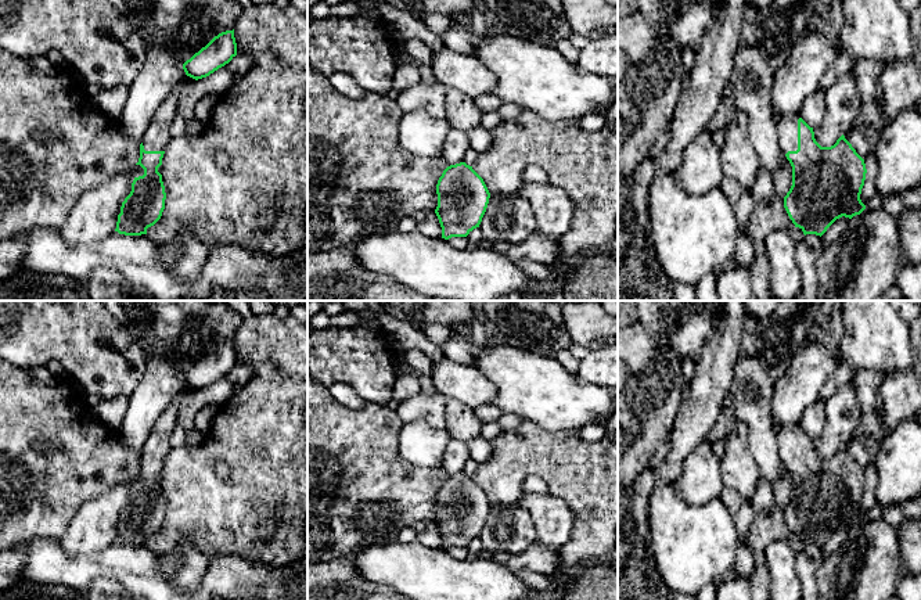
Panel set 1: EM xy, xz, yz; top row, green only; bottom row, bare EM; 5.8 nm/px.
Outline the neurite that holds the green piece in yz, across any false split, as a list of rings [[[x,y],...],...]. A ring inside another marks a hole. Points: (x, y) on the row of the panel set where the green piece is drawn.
[[[796,112],[783,115],[777,121],[777,134],[781,151],[792,166],[792,186],[784,197],[784,208],[803,234],[823,236],[839,218],[852,219],[860,215],[866,205],[860,200],[866,180],[864,159],[842,134],[831,147],[821,147],[810,127]]]

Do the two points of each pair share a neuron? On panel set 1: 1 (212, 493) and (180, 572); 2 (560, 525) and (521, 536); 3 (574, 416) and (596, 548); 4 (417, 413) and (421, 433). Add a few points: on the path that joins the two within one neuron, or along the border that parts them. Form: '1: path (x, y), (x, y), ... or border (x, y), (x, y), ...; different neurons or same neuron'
1: border (164, 548), (190, 538), (207, 554); different neurons
2: border (517, 505), (529, 514), (536, 539); different neurons
3: border (543, 428), (576, 430); different neurons
4: border (403, 423), (425, 421), (434, 427), (443, 428); different neurons

